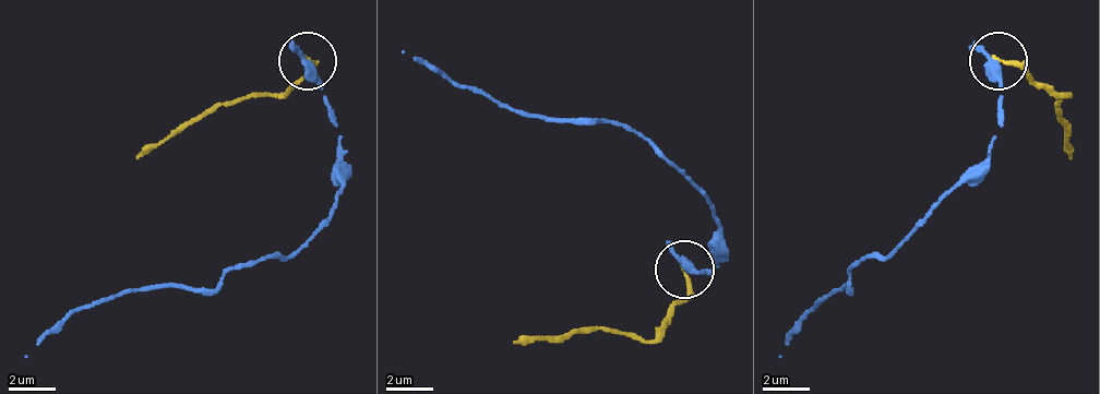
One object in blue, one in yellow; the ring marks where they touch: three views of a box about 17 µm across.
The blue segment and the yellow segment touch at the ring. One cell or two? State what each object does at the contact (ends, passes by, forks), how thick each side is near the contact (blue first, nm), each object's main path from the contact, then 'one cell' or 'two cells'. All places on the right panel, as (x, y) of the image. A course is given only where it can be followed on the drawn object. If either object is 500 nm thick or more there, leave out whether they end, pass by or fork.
blue passes by; yellow ends; calibres 340 and 190 nm; course blue (999, 59), (999, 129), (988, 157), (895, 250), (865, 257), (848, 291), (848, 285), (831, 291), (778, 355); course yellow (999, 59), (1068, 94), (1057, 105), (1068, 157); two cells

